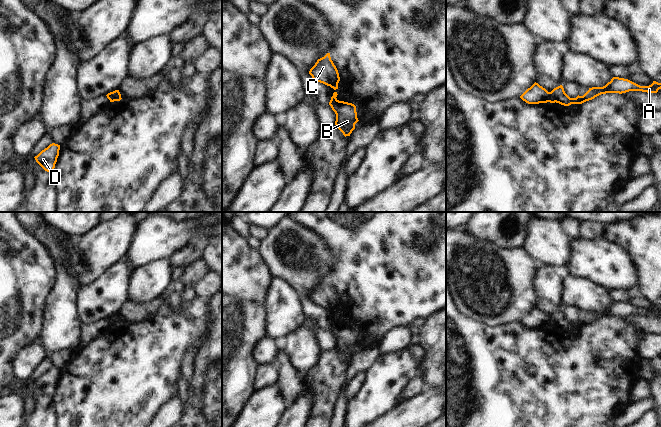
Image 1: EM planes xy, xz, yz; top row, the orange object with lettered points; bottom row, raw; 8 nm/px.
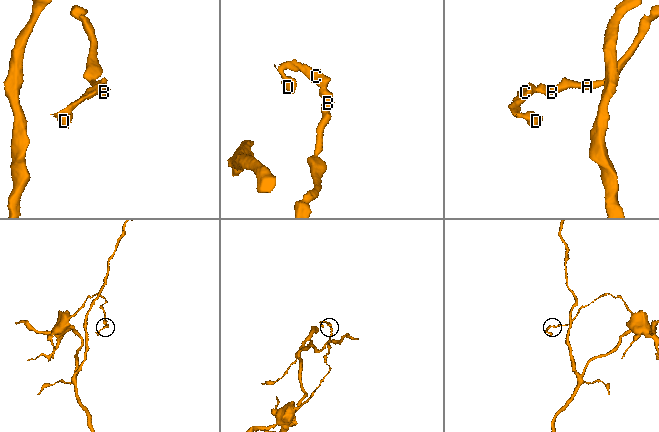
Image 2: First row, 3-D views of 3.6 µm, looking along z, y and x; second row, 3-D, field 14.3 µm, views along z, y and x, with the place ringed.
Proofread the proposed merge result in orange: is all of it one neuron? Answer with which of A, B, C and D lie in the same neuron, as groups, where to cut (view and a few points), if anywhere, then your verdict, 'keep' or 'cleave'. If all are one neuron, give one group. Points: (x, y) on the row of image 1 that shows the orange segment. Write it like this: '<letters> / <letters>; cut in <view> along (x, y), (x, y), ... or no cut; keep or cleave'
A B / C D; cut in yz along (550, 92), (548, 101); cleave

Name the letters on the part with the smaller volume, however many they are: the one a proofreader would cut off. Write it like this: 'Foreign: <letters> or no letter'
Foreign: C, D

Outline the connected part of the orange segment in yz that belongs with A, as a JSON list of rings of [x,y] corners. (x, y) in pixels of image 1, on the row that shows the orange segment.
[[[613,77],[610,82],[608,82],[603,87],[592,87],[583,95],[577,96],[576,98],[570,98],[564,91],[562,85],[554,88],[550,92],[550,103],[559,103],[564,106],[569,106],[571,104],[582,104],[586,101],[592,100],[595,97],[606,94],[606,93],[626,93],[629,91],[642,91],[647,93],[657,93],[661,89],[661,83],[653,81],[649,86],[640,86],[628,79]]]

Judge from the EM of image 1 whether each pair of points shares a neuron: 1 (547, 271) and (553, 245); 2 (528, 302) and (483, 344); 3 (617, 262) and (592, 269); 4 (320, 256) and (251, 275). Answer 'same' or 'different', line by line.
1: different
2: different
3: same
4: different

